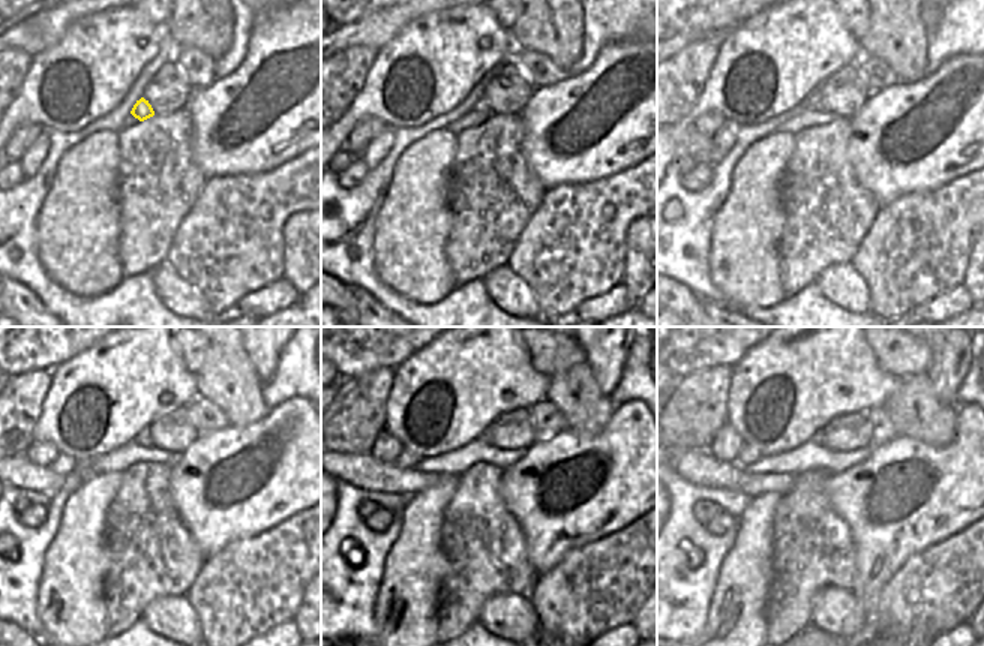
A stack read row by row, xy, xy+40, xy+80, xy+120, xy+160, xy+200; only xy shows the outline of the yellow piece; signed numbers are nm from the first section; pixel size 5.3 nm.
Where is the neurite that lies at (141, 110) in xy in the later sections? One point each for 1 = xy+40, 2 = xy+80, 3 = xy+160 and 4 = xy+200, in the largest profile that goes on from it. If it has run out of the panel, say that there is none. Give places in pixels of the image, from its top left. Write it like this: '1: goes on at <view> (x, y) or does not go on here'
1: goes on at xy+40 (480, 107)
2: goes on at xy+80 (818, 105)
3: goes on at xy+160 (483, 436)
4: goes on at xy+200 (819, 436)

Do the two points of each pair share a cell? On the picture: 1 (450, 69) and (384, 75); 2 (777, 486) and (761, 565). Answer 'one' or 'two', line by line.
1: one
2: two

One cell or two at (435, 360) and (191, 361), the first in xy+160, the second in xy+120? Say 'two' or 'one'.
two

